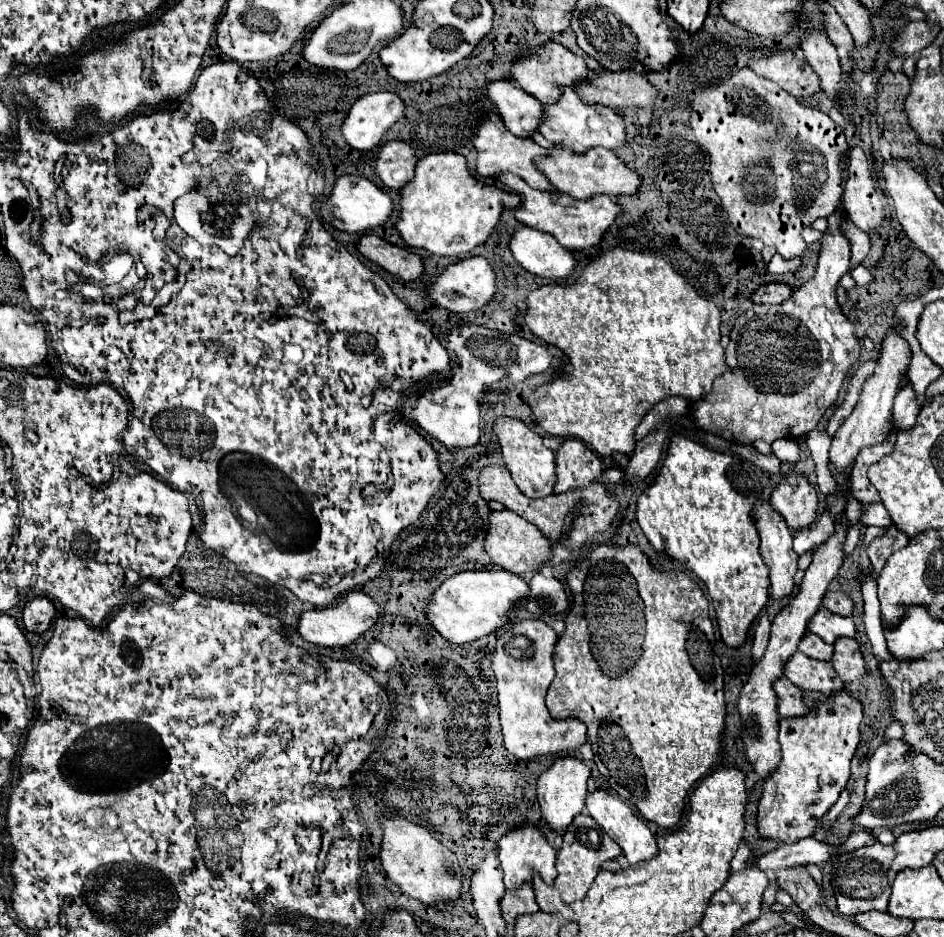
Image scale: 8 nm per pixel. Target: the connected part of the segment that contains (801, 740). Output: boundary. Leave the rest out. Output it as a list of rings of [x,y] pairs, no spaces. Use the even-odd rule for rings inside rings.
[[[841,690],[819,704],[815,712],[809,712],[809,716],[779,722],[781,762],[769,774],[769,780],[763,782],[757,814],[757,828],[763,838],[791,844],[813,834],[819,816],[825,816],[837,802],[849,780],[849,764],[859,746],[861,718],[861,702],[849,690]]]

